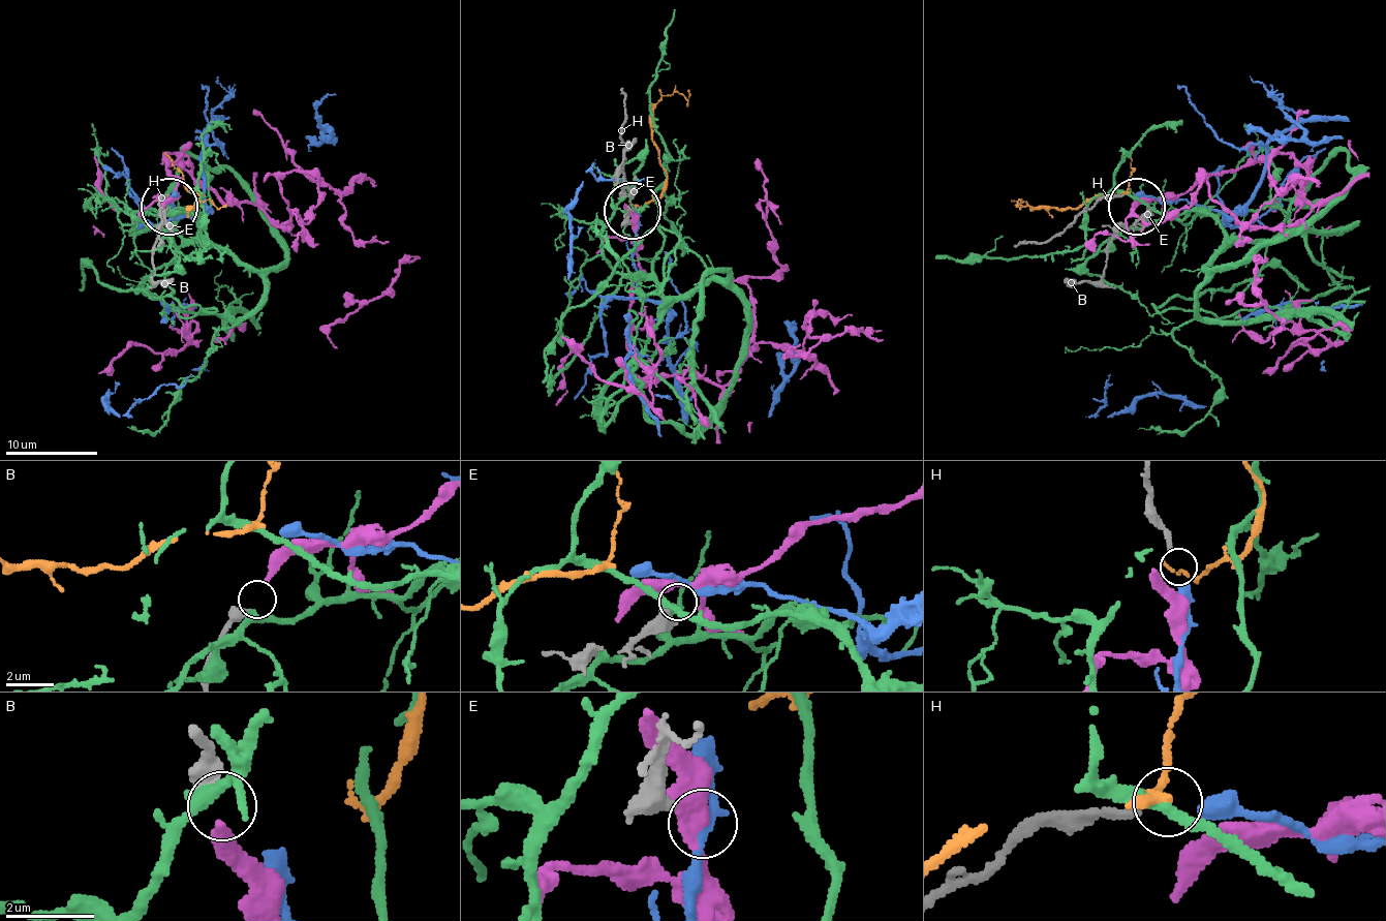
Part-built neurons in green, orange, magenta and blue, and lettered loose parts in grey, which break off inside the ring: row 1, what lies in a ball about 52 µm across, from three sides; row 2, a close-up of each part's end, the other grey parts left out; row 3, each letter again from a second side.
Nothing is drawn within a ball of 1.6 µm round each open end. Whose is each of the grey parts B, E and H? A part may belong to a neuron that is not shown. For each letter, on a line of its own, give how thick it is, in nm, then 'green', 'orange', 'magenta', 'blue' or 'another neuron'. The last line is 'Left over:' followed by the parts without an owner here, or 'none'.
B: 440 nm thick; magenta
E: 320 nm thick; another neuron
H: 200 nm thick; blue
Left over: E

